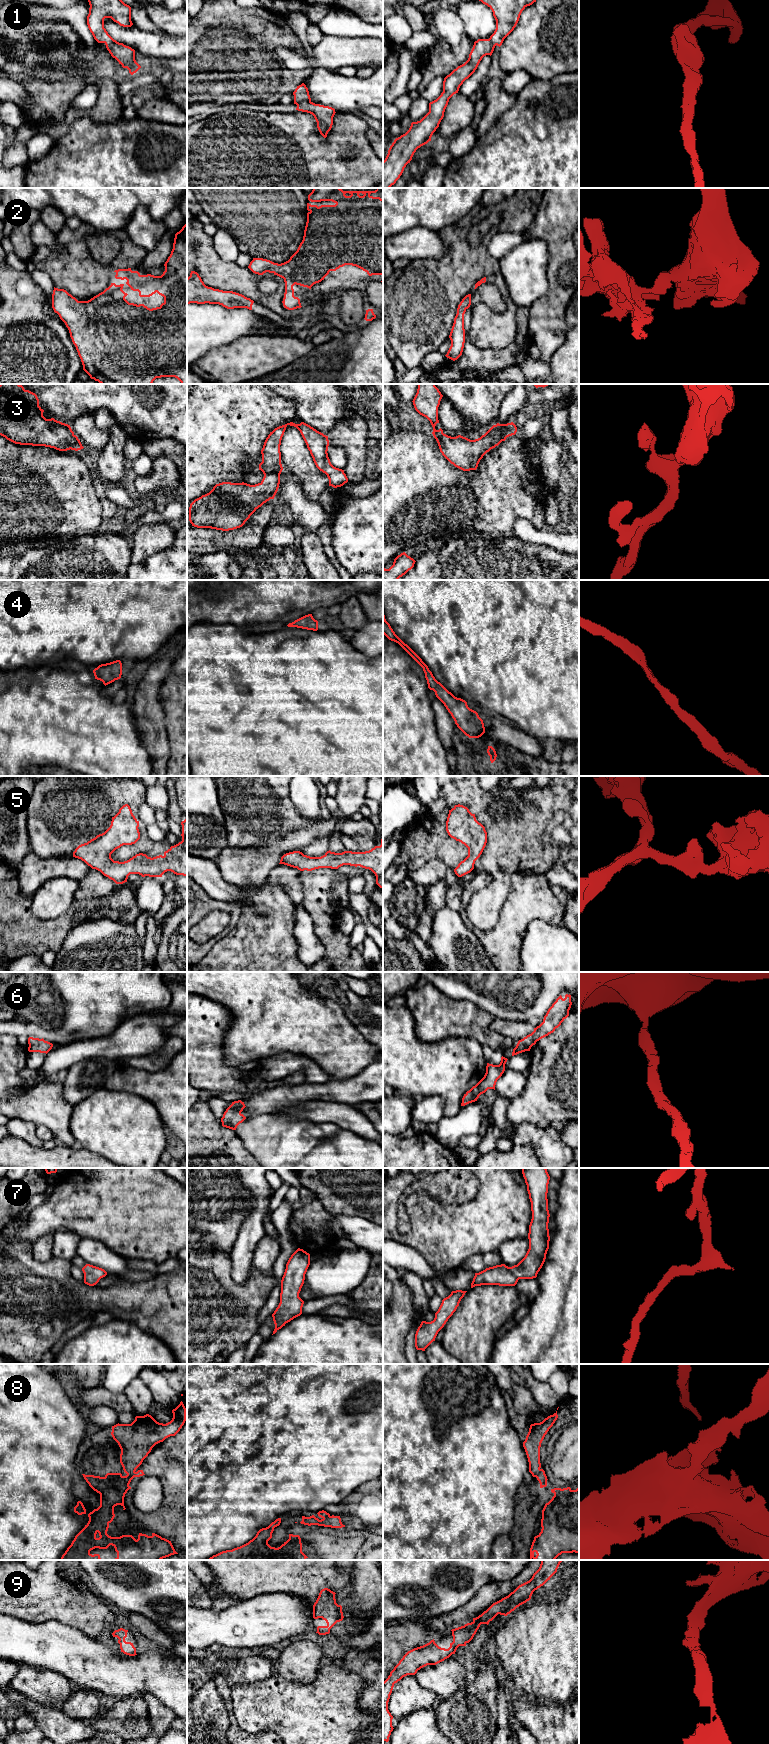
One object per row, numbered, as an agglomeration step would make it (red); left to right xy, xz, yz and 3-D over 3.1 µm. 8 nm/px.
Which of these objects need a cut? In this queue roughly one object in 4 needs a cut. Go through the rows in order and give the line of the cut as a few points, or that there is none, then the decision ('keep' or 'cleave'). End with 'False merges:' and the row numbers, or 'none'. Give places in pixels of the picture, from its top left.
1: no cut; keep
2: no cut; keep
3: no cut; keep
4: no cut; keep
5: no cut; keep
6: no cut; keep
7: no cut; keep
8: no cut; keep
9: no cut; keep
False merges: none

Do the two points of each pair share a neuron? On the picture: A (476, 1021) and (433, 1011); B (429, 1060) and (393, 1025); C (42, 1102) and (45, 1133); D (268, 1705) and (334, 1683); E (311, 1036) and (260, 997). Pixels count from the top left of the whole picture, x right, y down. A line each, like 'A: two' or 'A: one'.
A: one
B: one
C: two
D: one
E: one

